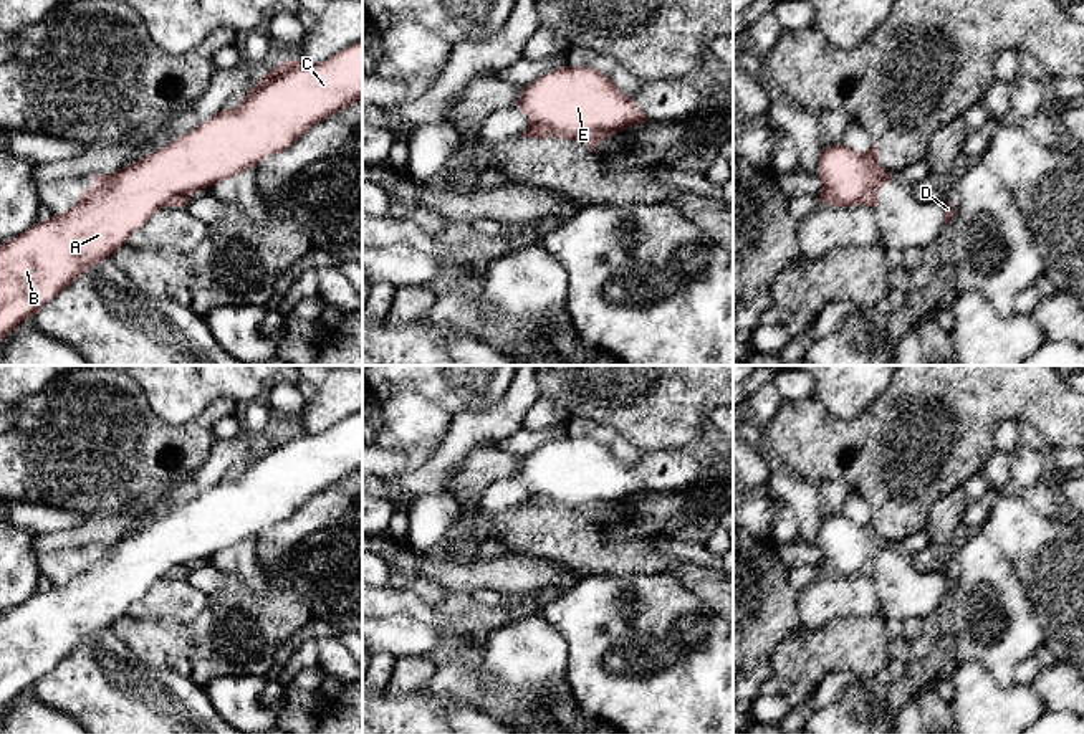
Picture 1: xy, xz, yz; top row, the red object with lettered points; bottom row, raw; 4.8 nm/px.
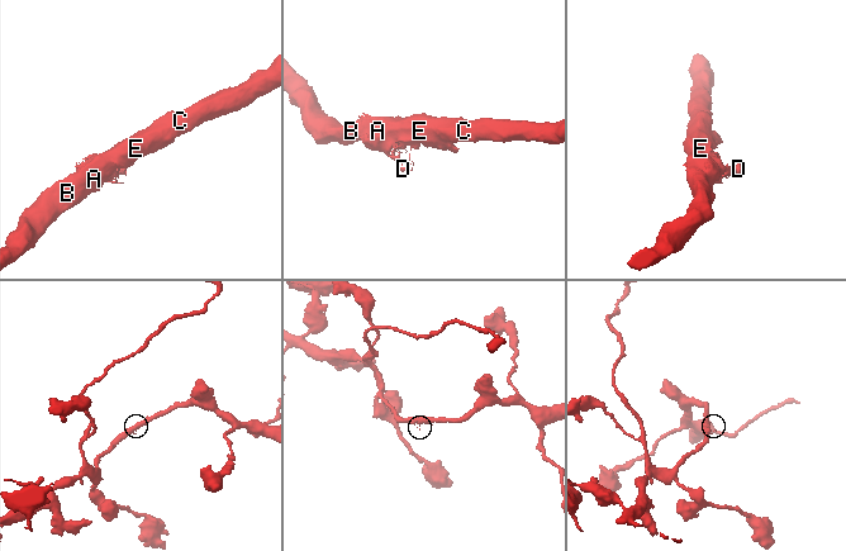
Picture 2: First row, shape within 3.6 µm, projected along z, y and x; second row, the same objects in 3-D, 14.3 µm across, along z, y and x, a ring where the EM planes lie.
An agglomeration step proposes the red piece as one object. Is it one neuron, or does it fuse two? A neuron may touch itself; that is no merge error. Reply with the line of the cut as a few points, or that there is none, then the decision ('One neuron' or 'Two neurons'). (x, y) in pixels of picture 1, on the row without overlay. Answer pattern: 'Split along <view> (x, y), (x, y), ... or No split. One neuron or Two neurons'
No split. One neuron

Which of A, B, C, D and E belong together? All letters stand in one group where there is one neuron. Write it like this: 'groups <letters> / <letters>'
groups A B C D E

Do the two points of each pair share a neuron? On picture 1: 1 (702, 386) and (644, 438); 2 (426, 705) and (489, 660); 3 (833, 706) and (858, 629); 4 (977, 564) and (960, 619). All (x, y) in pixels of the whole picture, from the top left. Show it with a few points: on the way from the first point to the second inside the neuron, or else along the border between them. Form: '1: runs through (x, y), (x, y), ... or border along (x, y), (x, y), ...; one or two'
1: runs through (687, 395), (659, 424); one
2: border along (475, 660), (505, 696); two
3: border along (871, 676), (838, 668), (829, 672), (815, 691); two
4: runs through (977, 577), (977, 602), (973, 605); one

